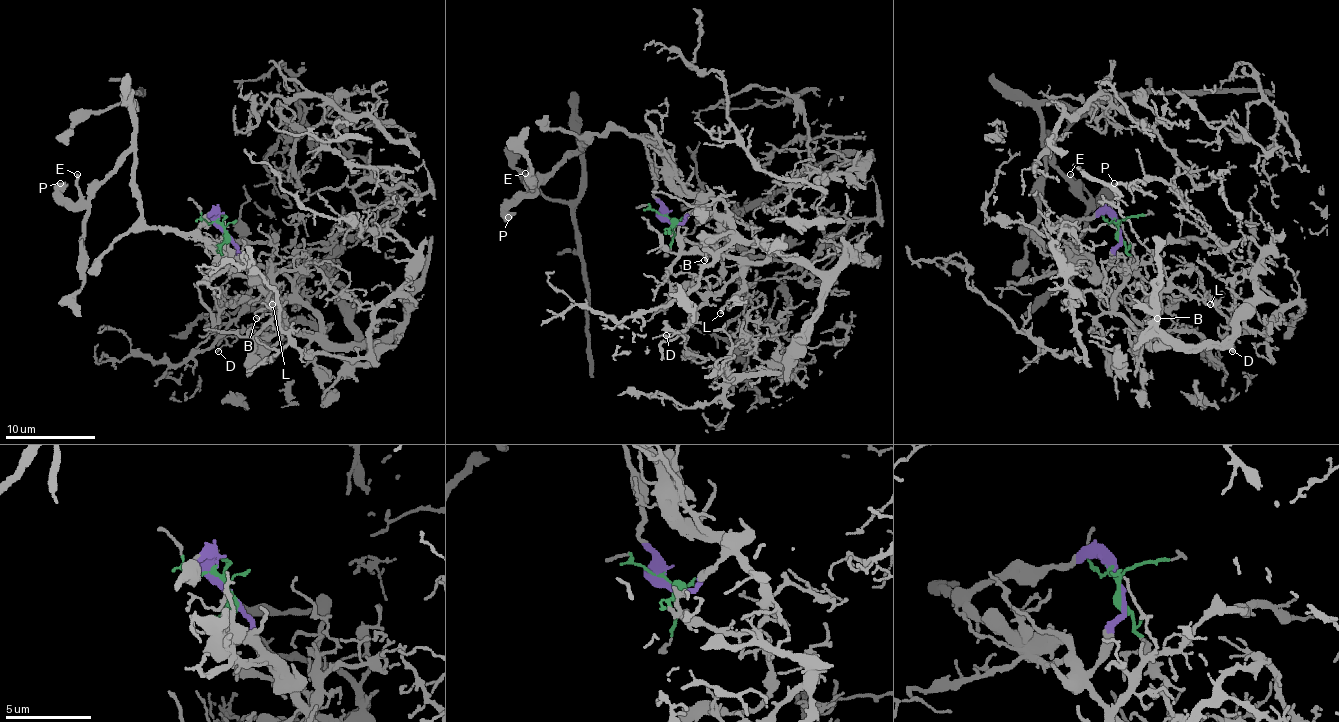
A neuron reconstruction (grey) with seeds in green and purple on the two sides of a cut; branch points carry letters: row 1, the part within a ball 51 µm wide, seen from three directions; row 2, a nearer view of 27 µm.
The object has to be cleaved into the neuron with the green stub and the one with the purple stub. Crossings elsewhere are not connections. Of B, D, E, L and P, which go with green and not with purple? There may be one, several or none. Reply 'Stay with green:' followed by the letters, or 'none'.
Stay with green: B, D, L

